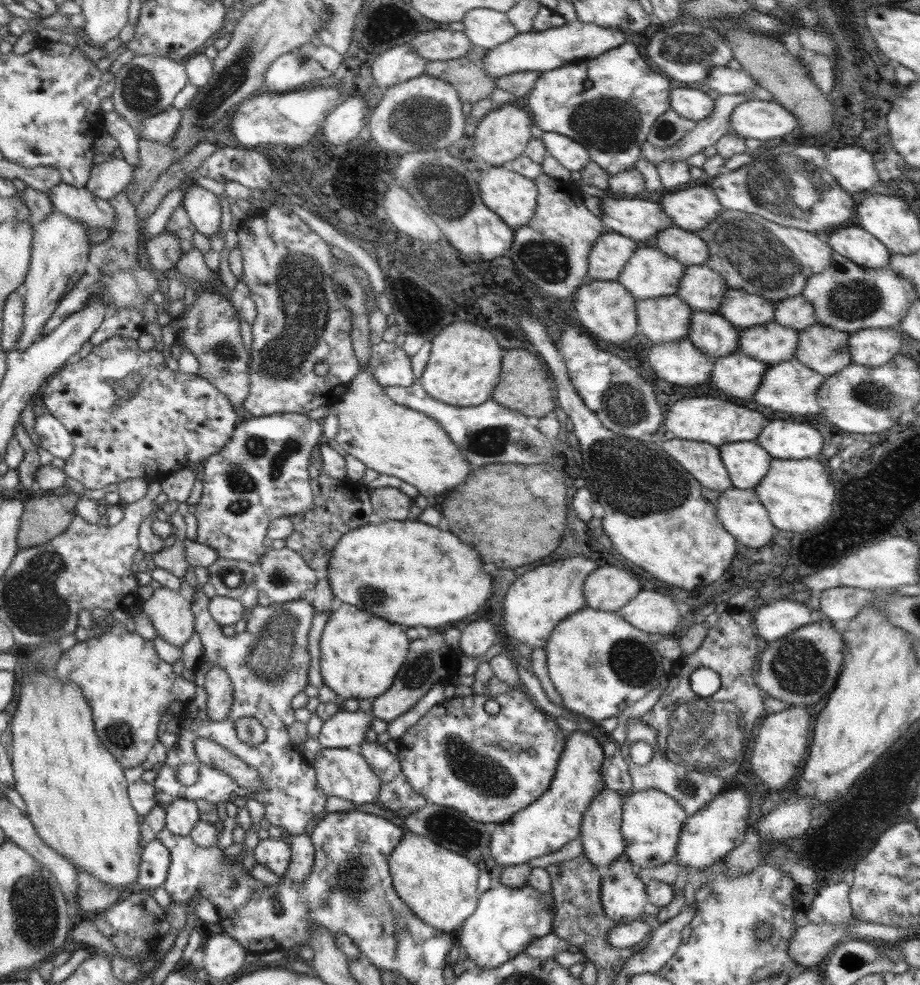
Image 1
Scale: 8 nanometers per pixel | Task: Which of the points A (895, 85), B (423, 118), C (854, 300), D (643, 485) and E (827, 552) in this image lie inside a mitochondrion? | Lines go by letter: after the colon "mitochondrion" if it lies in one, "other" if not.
A: other
B: mitochondrion
C: mitochondrion
D: mitochondrion
E: other

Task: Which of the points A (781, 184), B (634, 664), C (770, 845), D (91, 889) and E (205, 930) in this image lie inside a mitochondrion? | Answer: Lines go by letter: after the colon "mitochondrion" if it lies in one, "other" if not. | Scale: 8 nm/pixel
A: mitochondrion
B: mitochondrion
C: other
D: mitochondrion
E: other

